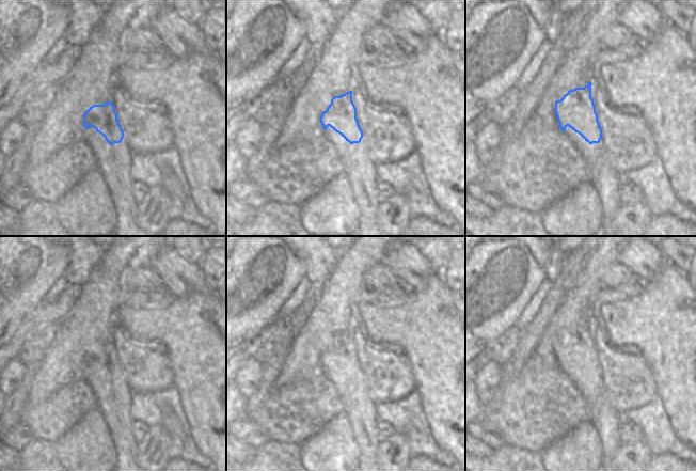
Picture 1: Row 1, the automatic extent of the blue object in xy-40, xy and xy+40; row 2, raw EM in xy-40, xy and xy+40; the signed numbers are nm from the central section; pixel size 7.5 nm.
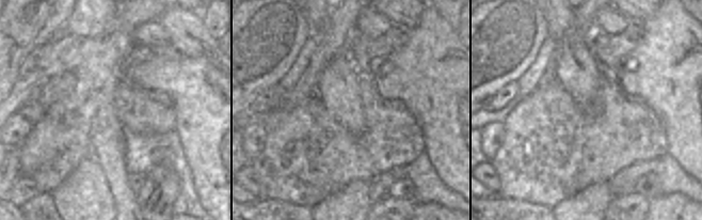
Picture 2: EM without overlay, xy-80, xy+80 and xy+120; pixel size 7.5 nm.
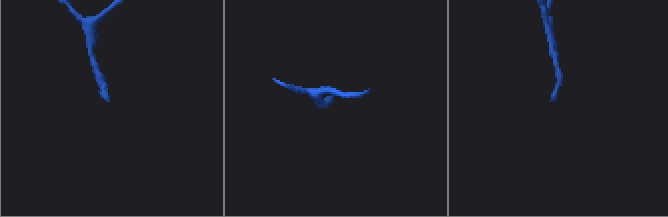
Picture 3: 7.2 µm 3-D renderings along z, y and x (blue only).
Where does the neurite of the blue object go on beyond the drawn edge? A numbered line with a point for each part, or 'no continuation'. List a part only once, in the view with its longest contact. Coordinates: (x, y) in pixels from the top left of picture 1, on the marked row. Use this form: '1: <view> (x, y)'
1: xy (361, 172).

